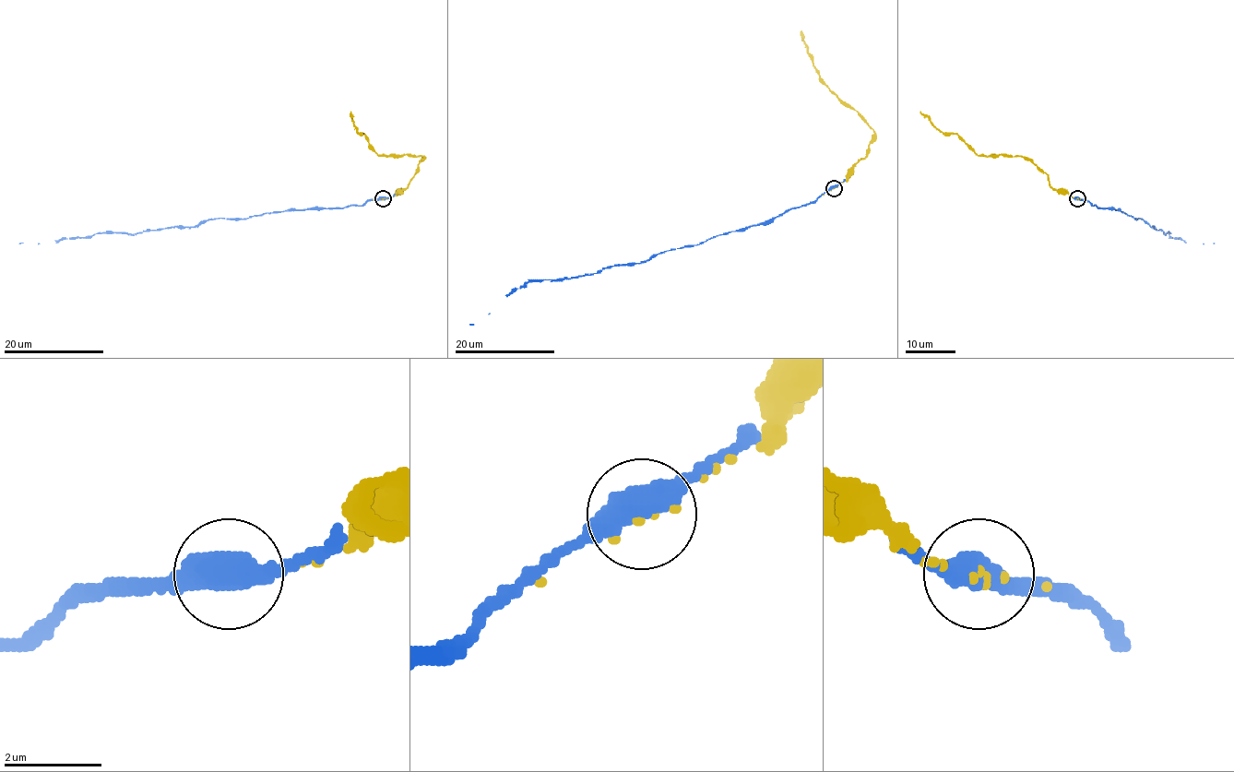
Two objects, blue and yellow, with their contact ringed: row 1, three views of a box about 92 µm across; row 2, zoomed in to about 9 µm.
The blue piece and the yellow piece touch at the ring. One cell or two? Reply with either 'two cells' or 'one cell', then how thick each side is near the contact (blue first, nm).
one cell; calibres 480 and 180 nm

